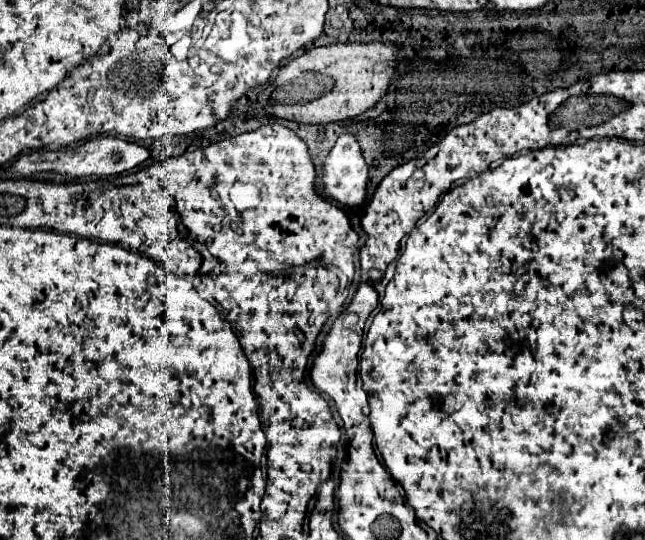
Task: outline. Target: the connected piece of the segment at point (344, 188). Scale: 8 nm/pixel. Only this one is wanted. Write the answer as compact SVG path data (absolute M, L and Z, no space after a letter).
M343 133L323 163L323 195L335 203L357 207L367 195L367 173L359 143L351 133Z

